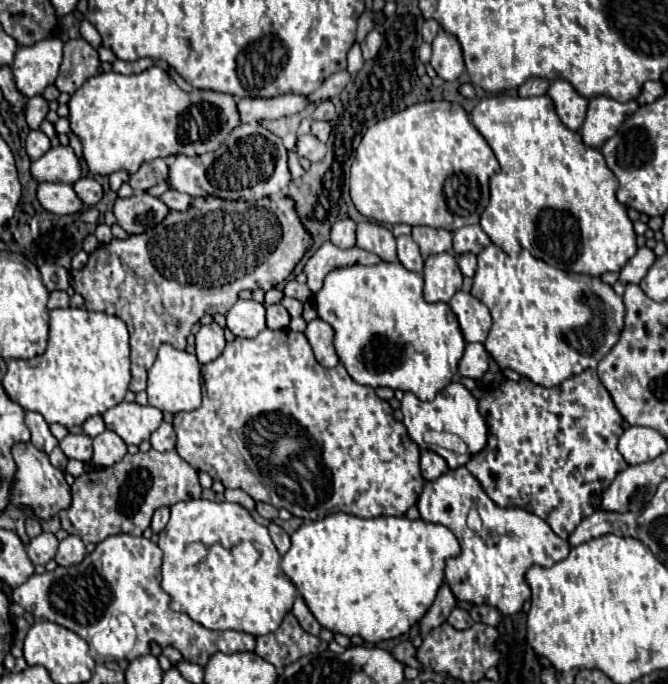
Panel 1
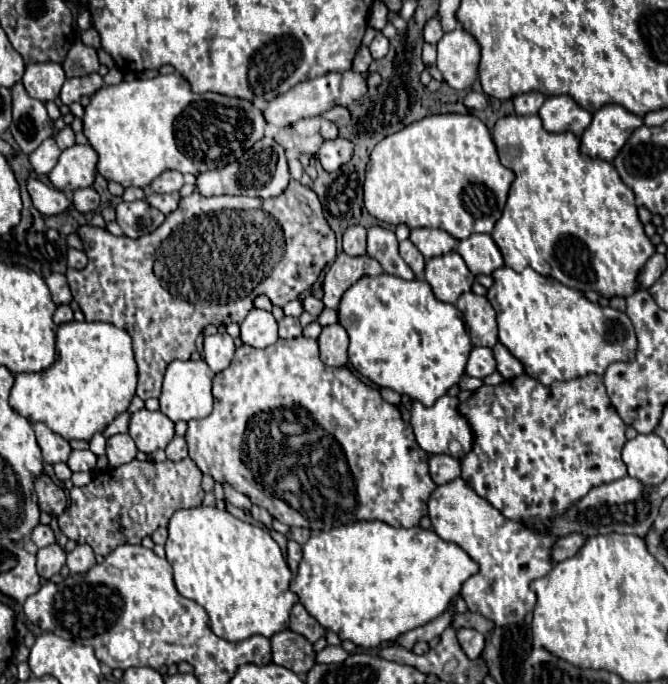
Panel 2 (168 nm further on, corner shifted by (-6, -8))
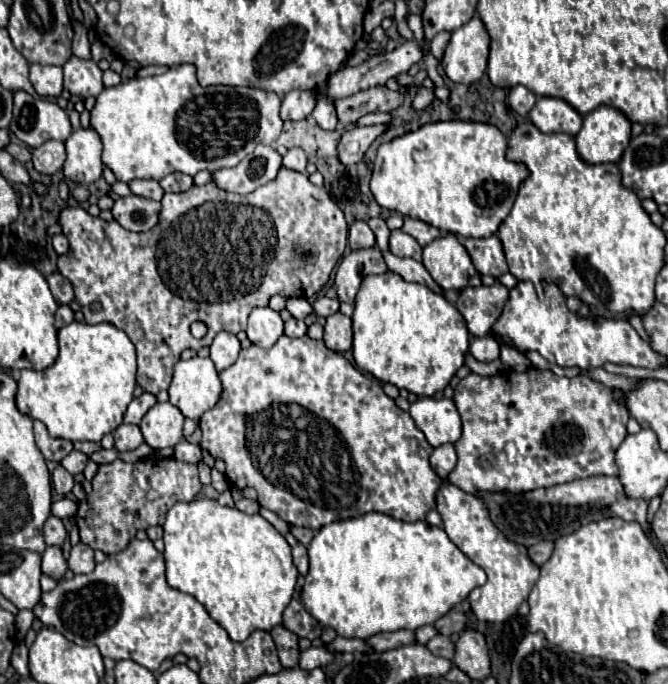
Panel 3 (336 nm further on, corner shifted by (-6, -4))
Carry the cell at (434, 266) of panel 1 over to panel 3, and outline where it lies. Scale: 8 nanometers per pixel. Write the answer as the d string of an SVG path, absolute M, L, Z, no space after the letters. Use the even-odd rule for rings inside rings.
M447 233L435 241L431 241L429 245L423 247L423 265L425 269L429 271L429 275L435 279L435 283L447 293L447 291L459 291L463 287L467 287L469 279L477 273L473 263L471 263L471 257L467 253L467 249L457 241L455 235Z

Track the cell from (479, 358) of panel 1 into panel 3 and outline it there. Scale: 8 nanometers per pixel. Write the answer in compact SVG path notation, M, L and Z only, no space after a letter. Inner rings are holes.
M491 335L473 337L469 353L481 363L489 363L489 361L495 361L499 357L499 343Z

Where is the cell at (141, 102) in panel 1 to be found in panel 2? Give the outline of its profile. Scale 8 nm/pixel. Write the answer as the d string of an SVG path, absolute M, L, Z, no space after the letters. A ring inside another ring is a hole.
M157 75L153 79L133 79L119 85L101 87L91 103L85 107L83 115L83 133L89 139L91 147L99 155L97 171L107 181L117 181L123 187L141 187L145 189L155 177L167 169L175 169L183 175L199 175L209 169L219 169L237 161L251 145L263 139L265 131L263 111L257 109L247 99L227 97L219 93L197 95L191 91L189 81L181 75Z

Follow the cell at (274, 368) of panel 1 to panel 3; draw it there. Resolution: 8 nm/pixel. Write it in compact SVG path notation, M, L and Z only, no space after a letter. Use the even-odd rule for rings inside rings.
M281 335L279 341L271 349L261 349L257 345L251 345L247 349L241 349L239 359L231 367L227 367L225 371L221 371L219 379L223 383L223 393L221 393L221 399L217 401L217 405L211 411L203 413L203 417L199 421L201 435L203 435L199 445L201 445L201 449L209 451L213 459L225 461L225 465L227 465L225 473L227 473L231 485L235 485L237 489L253 487L259 495L257 497L259 505L275 511L289 525L299 525L299 527L309 527L313 531L319 531L327 523L333 523L333 521L339 521L339 519L359 517L365 511L367 513L379 511L379 513L391 515L395 519L413 523L413 521L423 521L425 515L431 509L435 509L435 493L437 493L437 489L443 481L437 477L437 473L429 465L429 455L431 455L433 447L427 445L427 439L417 429L411 415L401 411L395 405L395 401L383 393L383 387L375 377L365 375L359 369L355 369L341 353L327 349L323 341L309 339L307 335L299 337L299 339L291 339L287 335Z

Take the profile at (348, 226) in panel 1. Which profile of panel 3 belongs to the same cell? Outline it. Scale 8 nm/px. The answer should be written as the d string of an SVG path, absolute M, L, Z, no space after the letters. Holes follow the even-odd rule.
M355 221L349 227L349 247L351 249L365 249L375 245L375 235L365 221Z

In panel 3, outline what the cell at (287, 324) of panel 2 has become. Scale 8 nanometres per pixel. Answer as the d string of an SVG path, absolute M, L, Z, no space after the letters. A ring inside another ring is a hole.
M291 317L289 321L285 321L285 335L287 337L303 337L307 333L307 325L301 319Z

